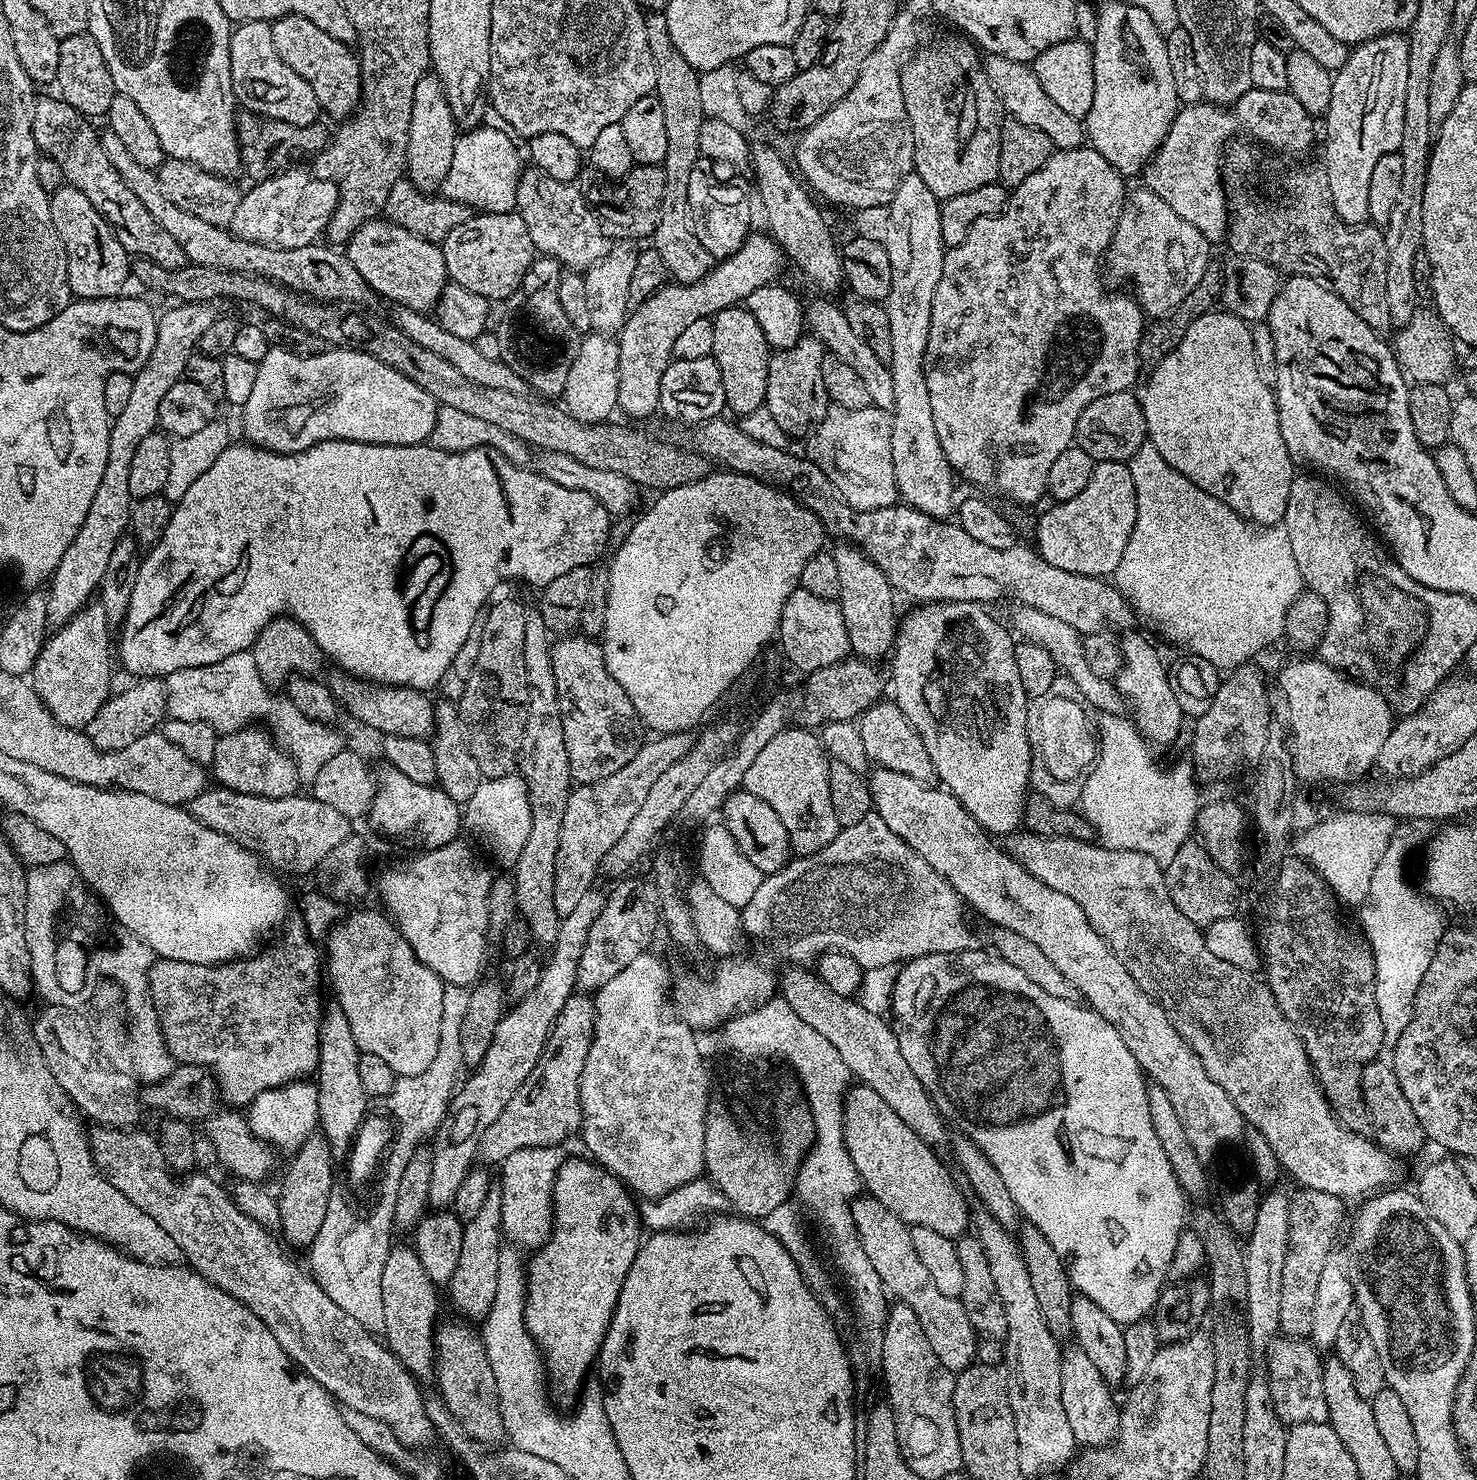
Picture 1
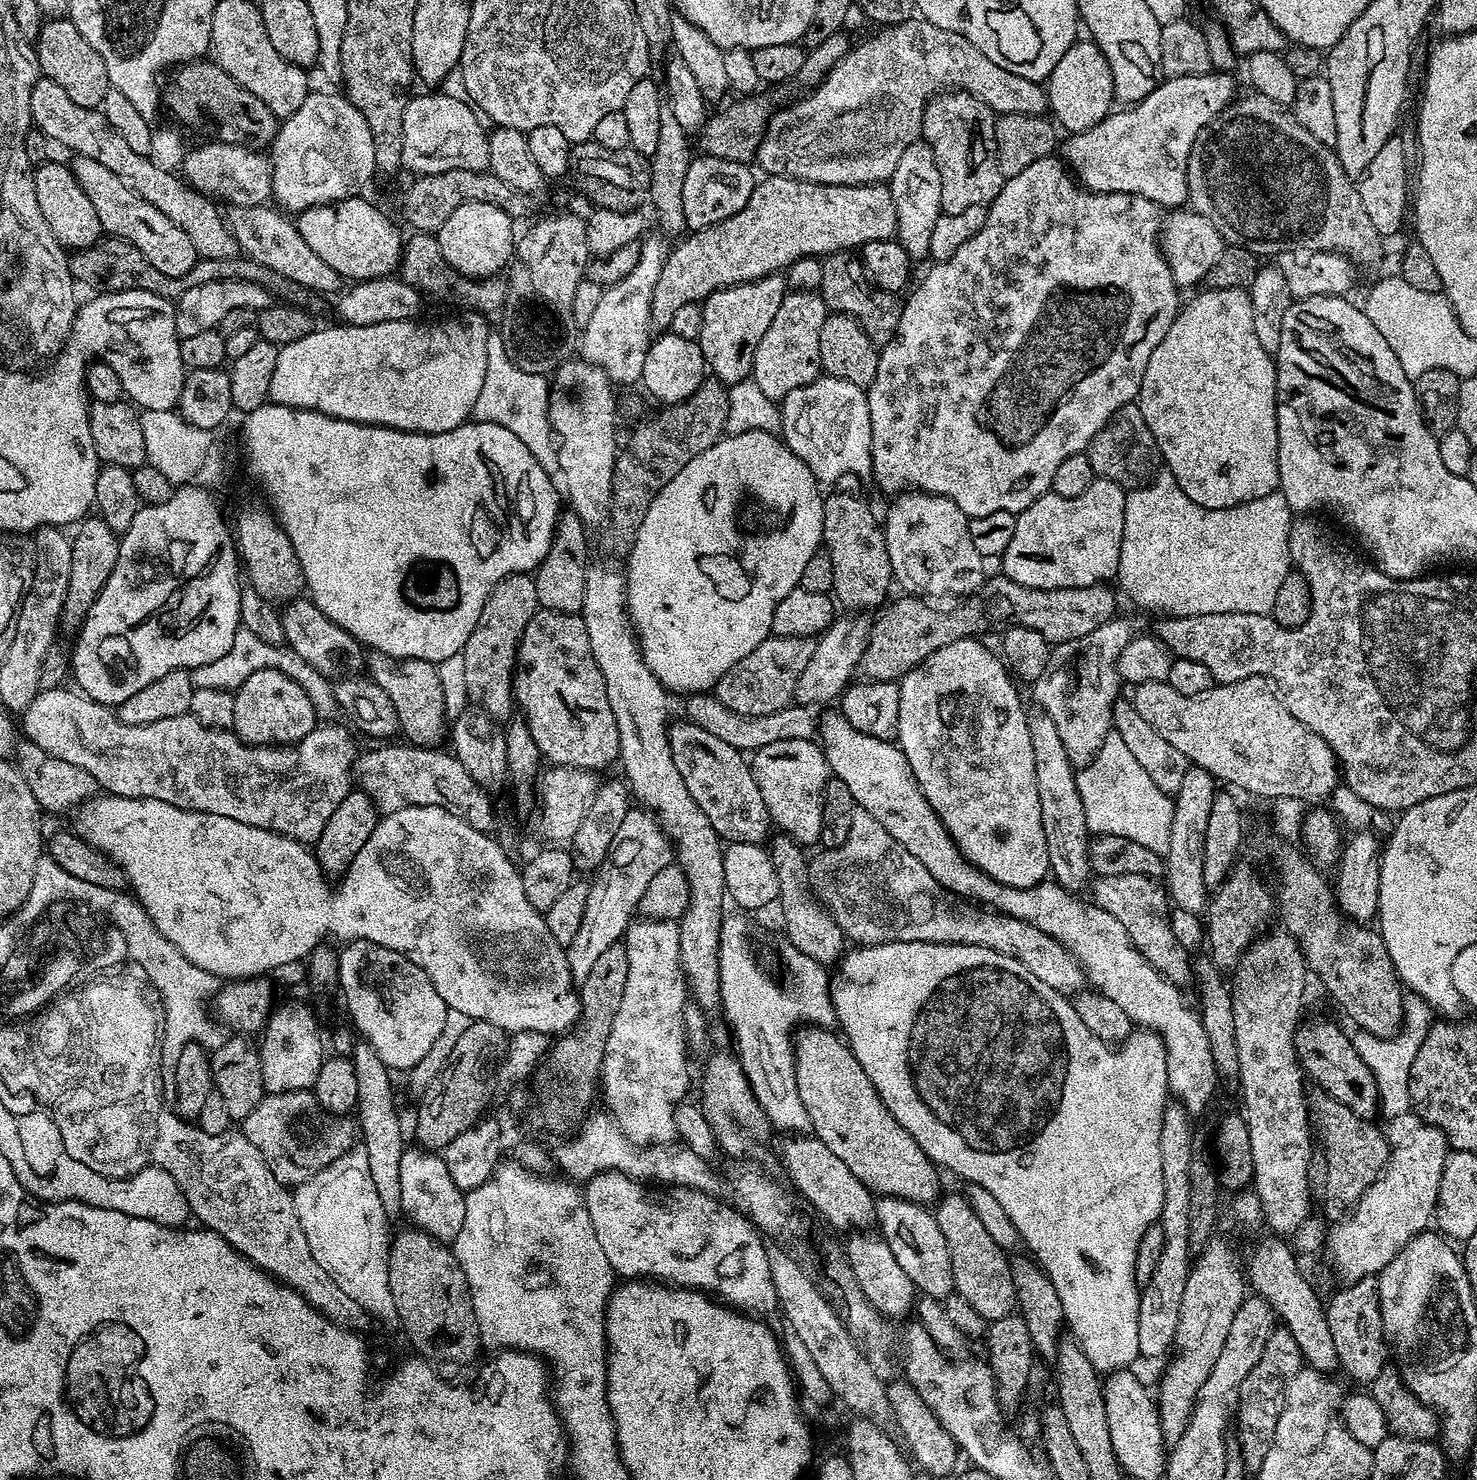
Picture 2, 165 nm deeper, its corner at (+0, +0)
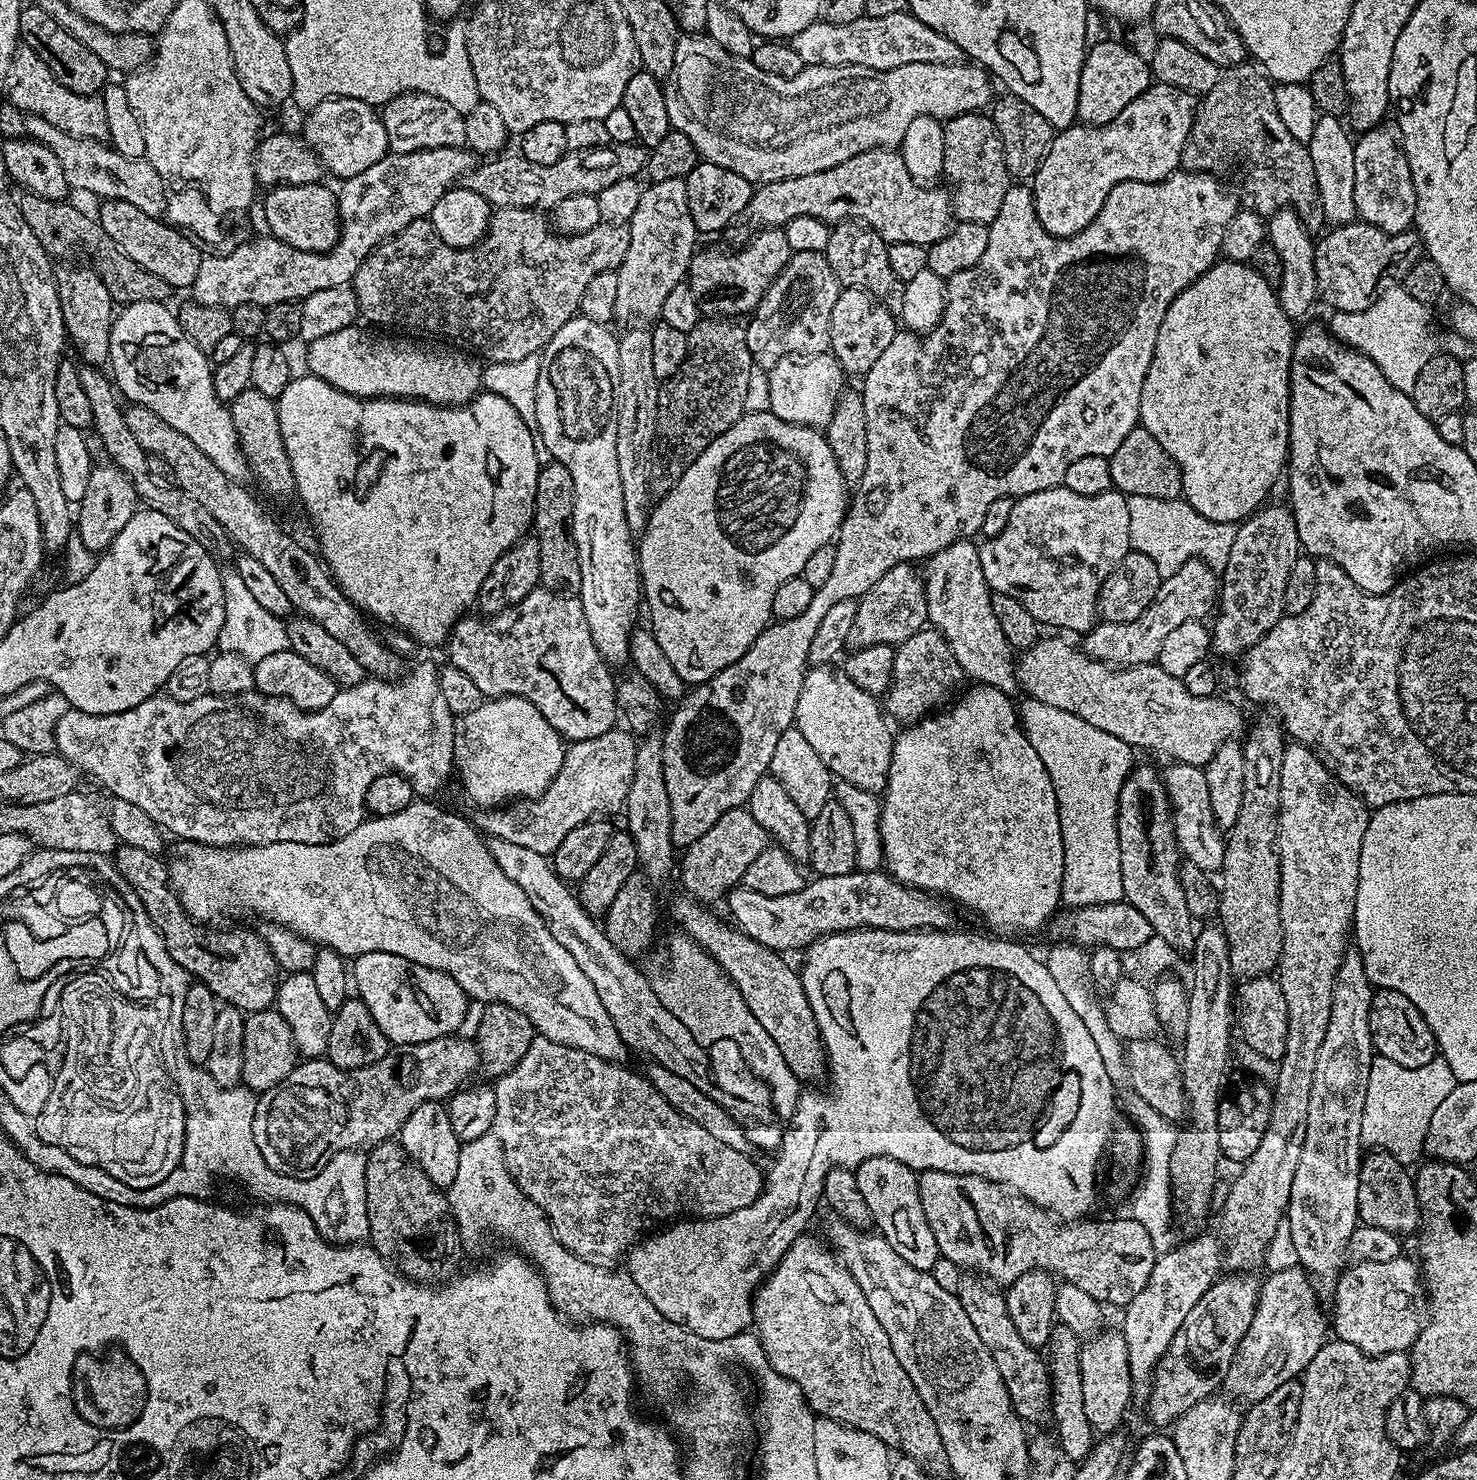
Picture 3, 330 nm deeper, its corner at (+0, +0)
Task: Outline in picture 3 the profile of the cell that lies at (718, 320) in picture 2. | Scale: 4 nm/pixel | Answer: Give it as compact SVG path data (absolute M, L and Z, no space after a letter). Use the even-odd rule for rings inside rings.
M766 228L757 231L753 236L756 237L733 256L704 250L697 251L693 256L686 282L694 290L694 298L700 303L701 313L705 317L744 318L755 312L762 298L768 293L768 287L790 262L793 251L790 242L786 242L783 228Z

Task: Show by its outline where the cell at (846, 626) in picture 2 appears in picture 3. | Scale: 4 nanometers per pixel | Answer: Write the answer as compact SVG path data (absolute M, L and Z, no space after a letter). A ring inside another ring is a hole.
M911 563L899 564L882 578L865 596L860 597L854 616L854 626L850 626L848 648L869 648L875 644L891 644L893 646L906 642L914 634L918 634L929 623L926 590L919 571L912 572Z

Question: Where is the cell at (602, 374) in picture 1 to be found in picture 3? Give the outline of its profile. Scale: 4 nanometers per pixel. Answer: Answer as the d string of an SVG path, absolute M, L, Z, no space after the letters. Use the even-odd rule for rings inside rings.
M684 180L652 182L641 191L638 210L627 225L630 250L618 269L616 316L628 322L655 321L674 286L685 283L688 267L698 251L698 233L690 214Z

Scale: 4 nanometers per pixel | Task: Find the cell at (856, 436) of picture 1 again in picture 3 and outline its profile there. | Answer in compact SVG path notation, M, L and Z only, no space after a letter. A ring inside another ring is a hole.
M819 352L816 356L780 360L768 373L770 384L769 412L782 422L806 426L817 430L827 429L834 418L840 395L846 390L846 373L835 356Z

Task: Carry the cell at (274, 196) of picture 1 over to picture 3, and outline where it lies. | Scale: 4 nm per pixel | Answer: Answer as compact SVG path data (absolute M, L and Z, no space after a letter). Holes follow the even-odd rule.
M335 96L333 100L324 100L317 108L311 109L304 120L304 132L302 139L316 152L316 157L329 173L340 176L341 181L354 178L362 174L362 170L370 170L374 162L378 162L383 156L389 155L388 135L381 113L373 105L362 102L358 98L342 98Z

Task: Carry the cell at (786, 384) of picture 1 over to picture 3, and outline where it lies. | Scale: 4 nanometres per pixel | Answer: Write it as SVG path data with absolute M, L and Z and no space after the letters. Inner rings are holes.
M793 252L790 262L786 264L776 281L768 287L768 293L747 321L744 333L746 346L750 346L753 365L771 370L780 360L816 356L819 352L828 352L830 314L834 314L834 302L838 302L841 291L840 279L834 274L825 253Z

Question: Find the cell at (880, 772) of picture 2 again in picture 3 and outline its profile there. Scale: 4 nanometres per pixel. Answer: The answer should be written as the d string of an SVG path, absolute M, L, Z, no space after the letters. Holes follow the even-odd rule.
M816 666L805 675L804 685L798 694L796 719L794 726L814 746L818 758L827 766L833 777L839 778L845 784L853 784L861 793L883 793L888 784L888 771L892 761L892 745L894 732L888 729L889 721L886 719L885 709L875 695L854 686L847 671L836 669L836 666Z

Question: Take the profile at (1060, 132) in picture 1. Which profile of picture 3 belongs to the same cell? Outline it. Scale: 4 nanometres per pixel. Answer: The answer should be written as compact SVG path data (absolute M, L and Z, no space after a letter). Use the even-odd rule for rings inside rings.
M684 34L677 39L676 49L674 50L672 73L670 73L667 80L663 81L664 97L666 98L666 114L672 123L671 131L686 134L686 138L696 148L696 153L701 161L713 164L714 166L722 166L726 170L734 170L734 174L742 174L742 178L746 178L749 184L753 186L769 184L770 182L782 182L786 178L798 178L802 174L814 174L815 172L821 172L822 170L830 170L830 166L838 166L842 162L846 162L846 158L854 158L859 152L865 152L866 150L874 150L875 148L895 149L902 142L906 126L910 126L910 122L914 122L914 118L933 116L936 120L947 122L951 120L953 116L960 116L964 112L980 112L981 110L987 109L994 100L994 95L992 96L992 84L994 85L993 77L989 75L989 73L985 72L983 68L972 62L957 62L955 64L926 64L916 62L911 63L910 66L898 66L894 70L886 70L885 72L875 72L874 70L863 68L857 64L847 64L846 66L826 66L825 64L822 66L814 66L813 64L810 64L802 70L802 74L798 74L798 78L790 78L789 80L786 78L774 78L774 74L762 74L762 70L758 70L758 66L754 66L754 62L750 58L735 56L726 50L722 50L722 46L718 46L718 42L714 42L712 37L707 34Z

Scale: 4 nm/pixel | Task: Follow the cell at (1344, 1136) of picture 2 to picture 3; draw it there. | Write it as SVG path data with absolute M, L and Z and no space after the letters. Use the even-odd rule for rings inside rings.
M1369 1151L1360 1162L1358 1210L1365 1225L1397 1234L1415 1233L1420 1227L1420 1203L1416 1200L1416 1185L1409 1169L1388 1152Z

